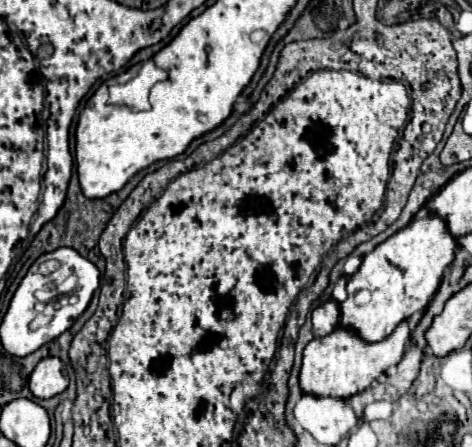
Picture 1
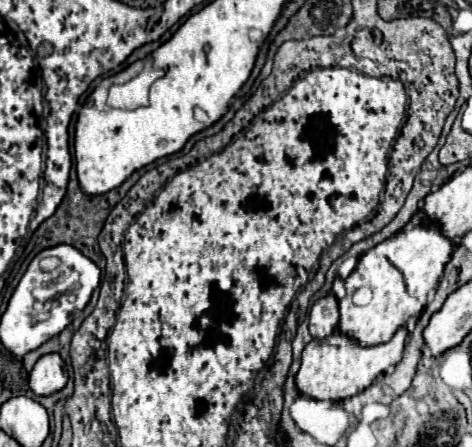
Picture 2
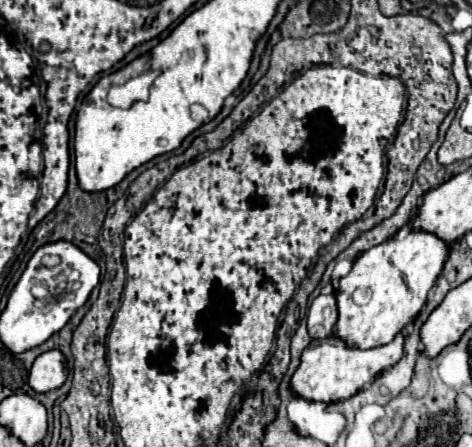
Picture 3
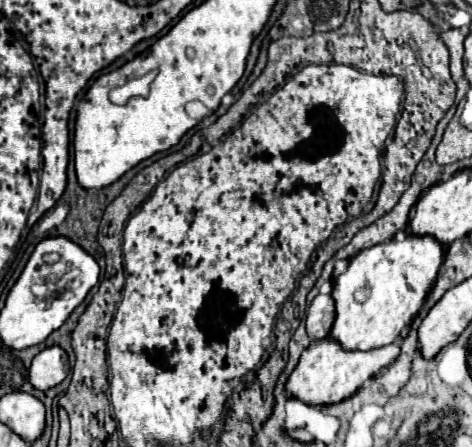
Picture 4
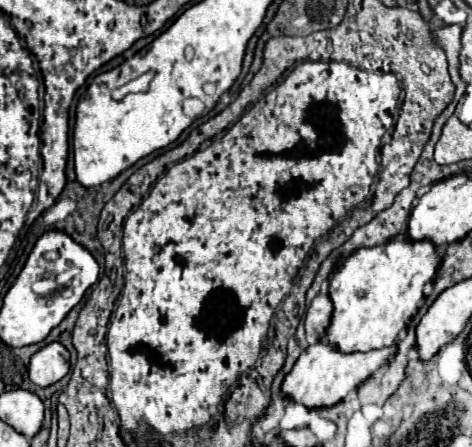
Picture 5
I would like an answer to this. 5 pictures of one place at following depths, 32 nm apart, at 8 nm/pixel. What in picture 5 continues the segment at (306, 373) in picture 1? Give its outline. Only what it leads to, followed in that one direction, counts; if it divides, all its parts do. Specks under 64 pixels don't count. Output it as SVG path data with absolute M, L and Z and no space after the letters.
M316 342L300 354L292 370L286 374L282 382L282 392L288 400L296 400L298 404L304 404L306 408L330 408L338 404L348 392L352 392L360 382L370 378L374 370L384 366L394 352L396 352L396 346L370 350L370 352L342 354L324 342Z

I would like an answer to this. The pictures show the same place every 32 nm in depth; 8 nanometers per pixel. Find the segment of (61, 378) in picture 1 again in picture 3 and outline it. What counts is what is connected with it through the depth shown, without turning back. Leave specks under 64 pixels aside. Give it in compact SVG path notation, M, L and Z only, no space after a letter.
M52 348L52 350L42 352L34 360L30 376L28 376L28 384L36 392L50 392L50 390L62 386L66 376L68 376L66 356L58 348Z

